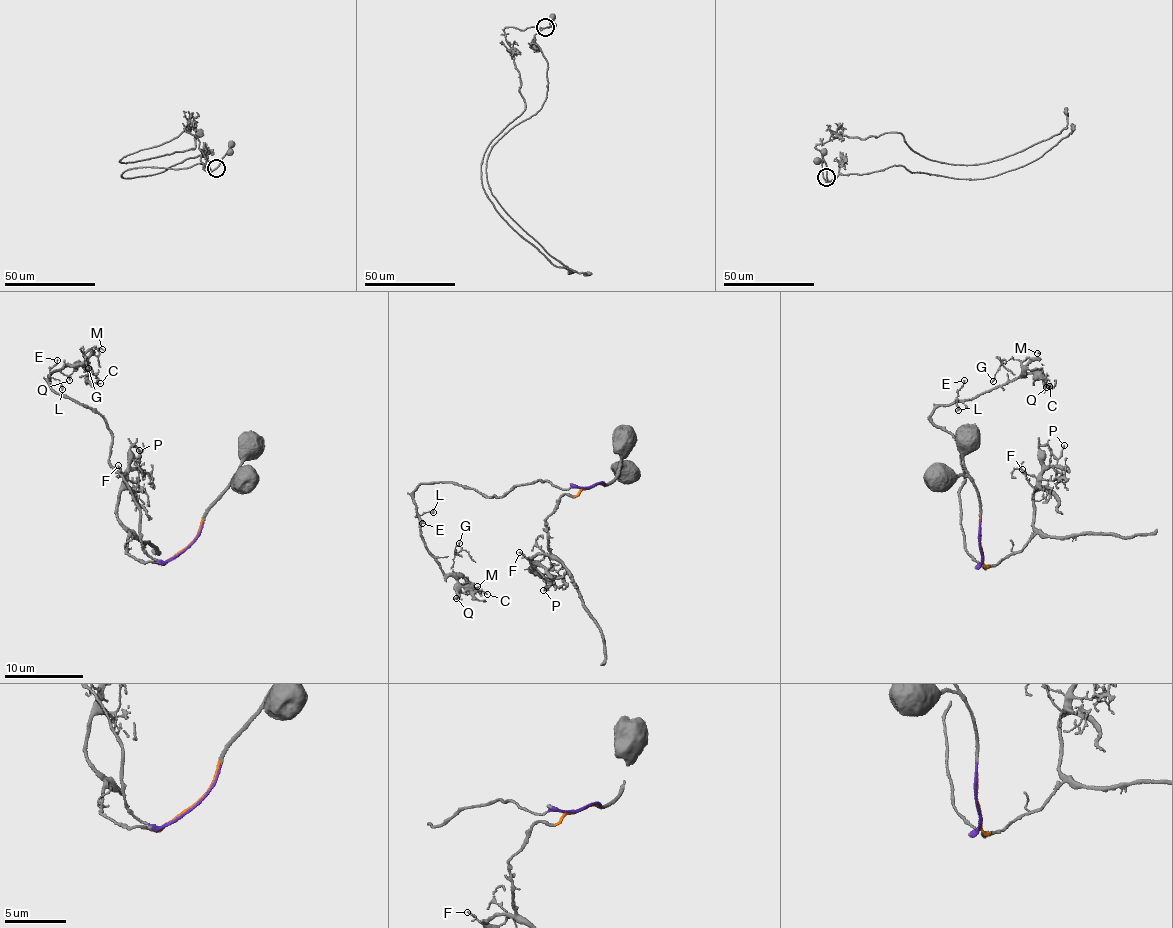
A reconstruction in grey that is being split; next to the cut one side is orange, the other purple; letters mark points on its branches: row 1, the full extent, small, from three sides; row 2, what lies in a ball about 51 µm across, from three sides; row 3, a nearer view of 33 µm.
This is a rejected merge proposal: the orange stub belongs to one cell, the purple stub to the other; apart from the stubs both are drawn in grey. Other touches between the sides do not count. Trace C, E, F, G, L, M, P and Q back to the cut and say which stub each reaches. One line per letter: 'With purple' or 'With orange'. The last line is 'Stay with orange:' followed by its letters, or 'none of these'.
C: With purple
E: With purple
F: With orange
G: With purple
L: With purple
M: With purple
P: With orange
Q: With purple
Stay with orange: F, P

